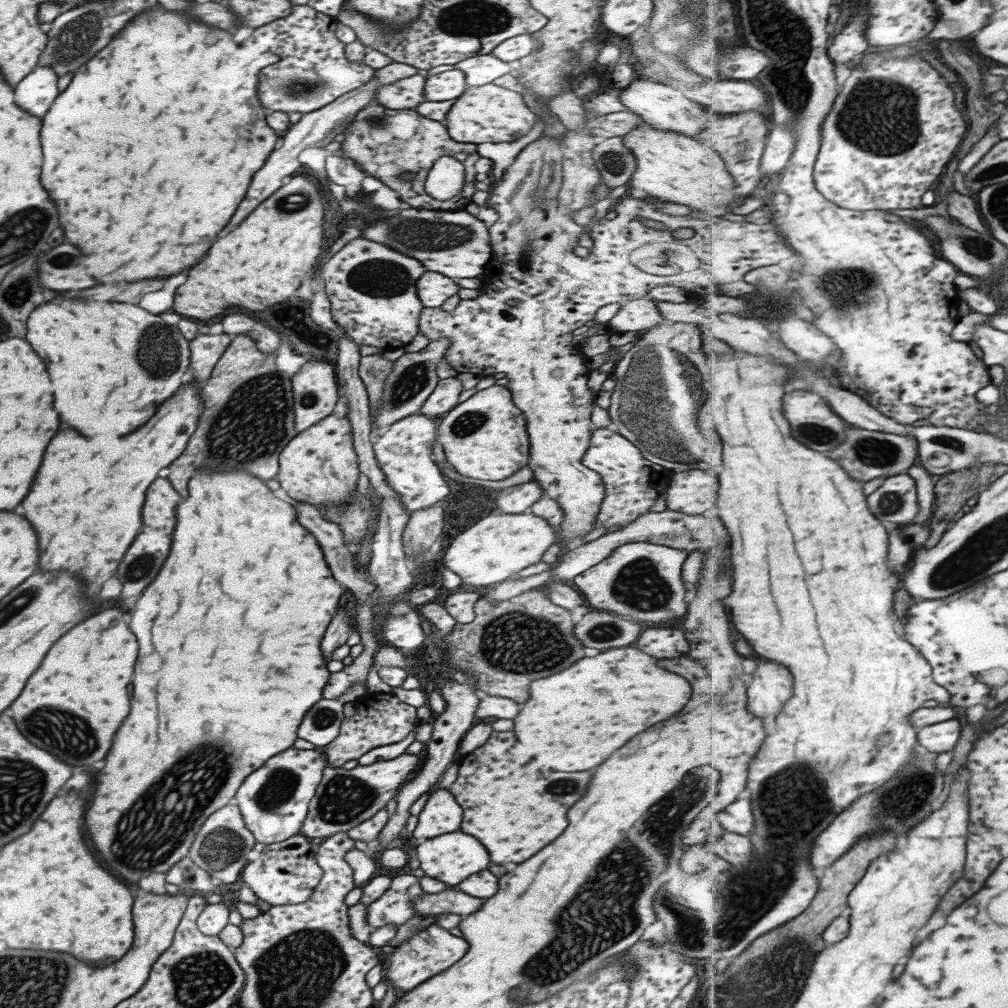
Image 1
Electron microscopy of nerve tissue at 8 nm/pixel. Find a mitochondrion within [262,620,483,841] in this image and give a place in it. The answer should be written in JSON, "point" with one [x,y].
{"point":[343,799]}

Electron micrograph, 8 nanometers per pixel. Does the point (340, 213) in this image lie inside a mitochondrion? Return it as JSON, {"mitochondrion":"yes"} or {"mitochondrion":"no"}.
{"mitochondrion":"no"}

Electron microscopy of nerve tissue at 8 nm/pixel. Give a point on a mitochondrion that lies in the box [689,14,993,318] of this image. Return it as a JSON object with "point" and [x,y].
{"point":[880,117]}

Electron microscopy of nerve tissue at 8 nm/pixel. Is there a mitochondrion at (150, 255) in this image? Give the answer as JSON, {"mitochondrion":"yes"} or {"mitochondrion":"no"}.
{"mitochondrion":"no"}

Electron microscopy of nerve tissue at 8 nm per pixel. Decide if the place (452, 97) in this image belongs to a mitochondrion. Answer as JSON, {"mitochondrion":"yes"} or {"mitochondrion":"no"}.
{"mitochondrion":"no"}

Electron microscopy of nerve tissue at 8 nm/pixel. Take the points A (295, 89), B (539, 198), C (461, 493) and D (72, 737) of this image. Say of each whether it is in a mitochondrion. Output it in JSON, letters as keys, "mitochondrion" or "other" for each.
{"A":"mitochondrion","B":"mitochondrion","C":"other","D":"mitochondrion"}

